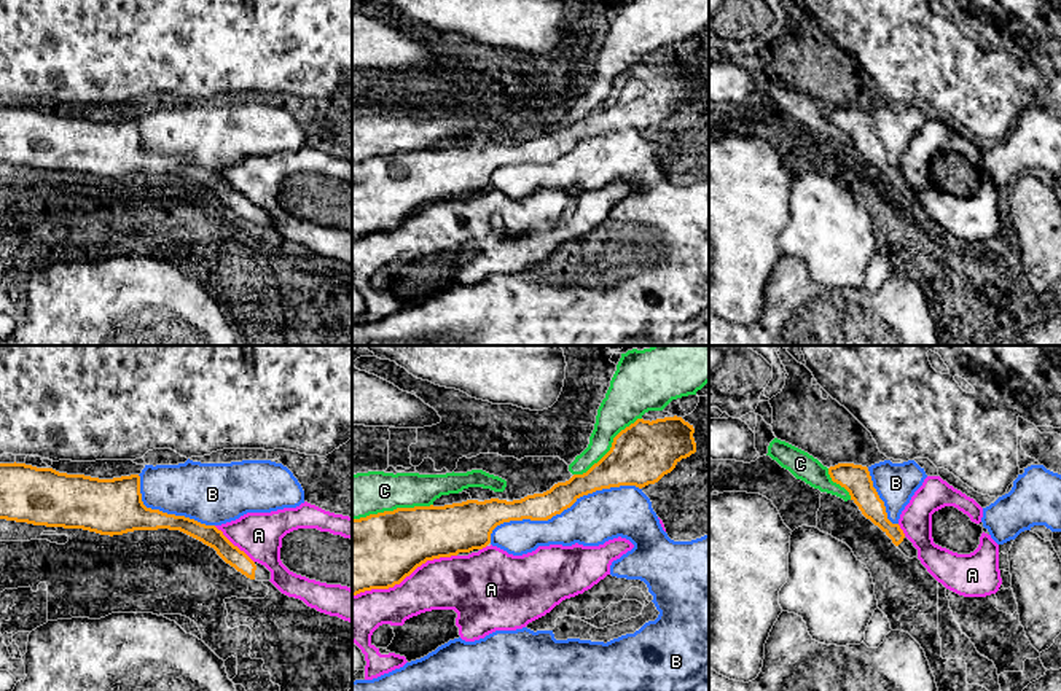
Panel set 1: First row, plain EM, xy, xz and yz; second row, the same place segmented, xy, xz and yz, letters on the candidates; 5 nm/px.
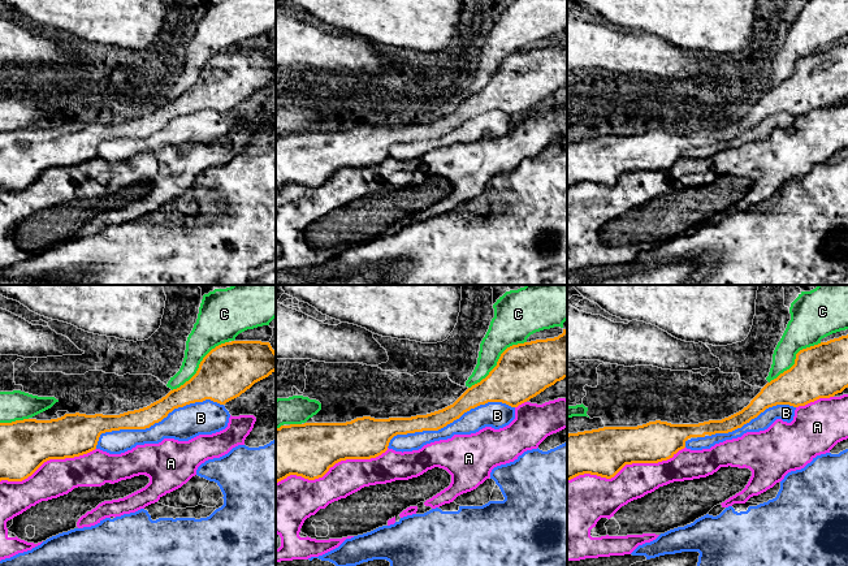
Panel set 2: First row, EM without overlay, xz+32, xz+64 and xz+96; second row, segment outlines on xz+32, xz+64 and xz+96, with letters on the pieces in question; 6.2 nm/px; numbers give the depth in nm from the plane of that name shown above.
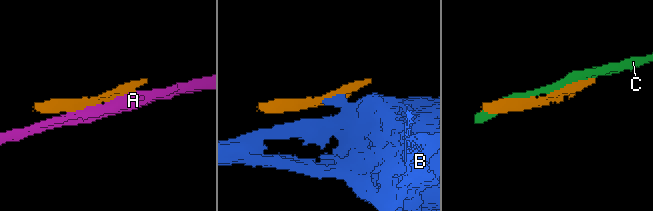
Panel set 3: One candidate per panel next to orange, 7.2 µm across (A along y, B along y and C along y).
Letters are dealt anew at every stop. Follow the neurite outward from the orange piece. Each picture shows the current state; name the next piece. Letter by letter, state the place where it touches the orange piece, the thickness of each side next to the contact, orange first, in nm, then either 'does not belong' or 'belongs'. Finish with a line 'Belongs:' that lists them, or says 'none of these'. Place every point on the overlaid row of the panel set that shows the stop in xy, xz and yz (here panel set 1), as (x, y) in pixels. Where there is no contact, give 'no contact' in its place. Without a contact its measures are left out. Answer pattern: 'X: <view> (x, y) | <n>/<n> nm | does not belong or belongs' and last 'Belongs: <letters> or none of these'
A: xz (403, 578) | 380/280 nm | does not belong
B: xz (561, 511) | 140/260 nm | does not belong
C: xz (394, 510) | 380/220 nm | does not belong
Belongs: none of these

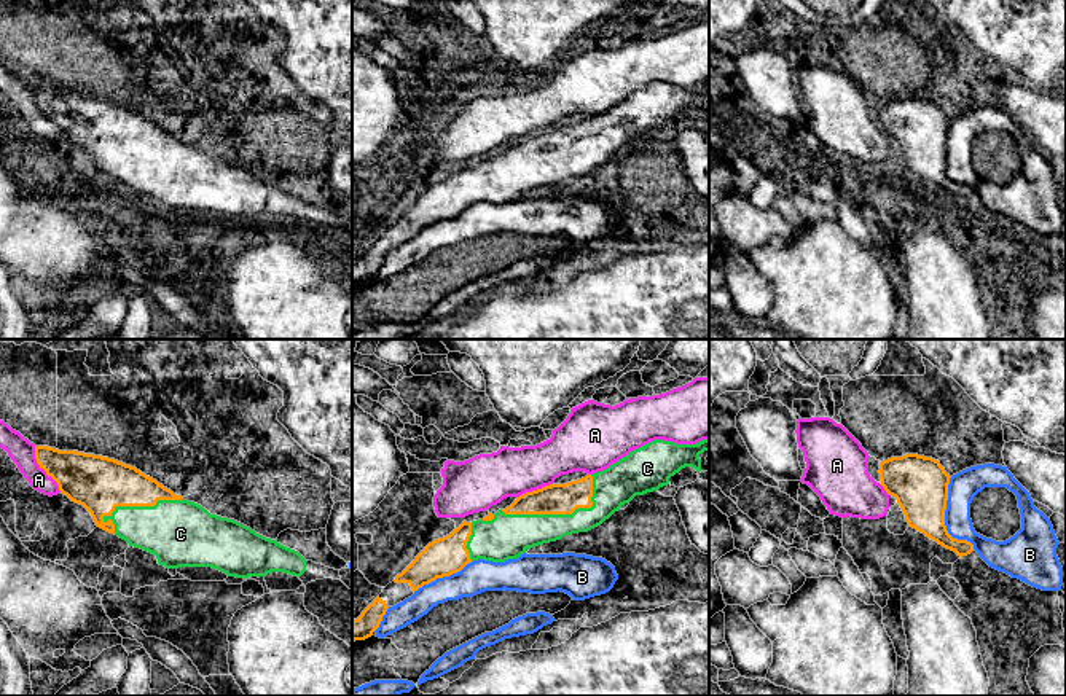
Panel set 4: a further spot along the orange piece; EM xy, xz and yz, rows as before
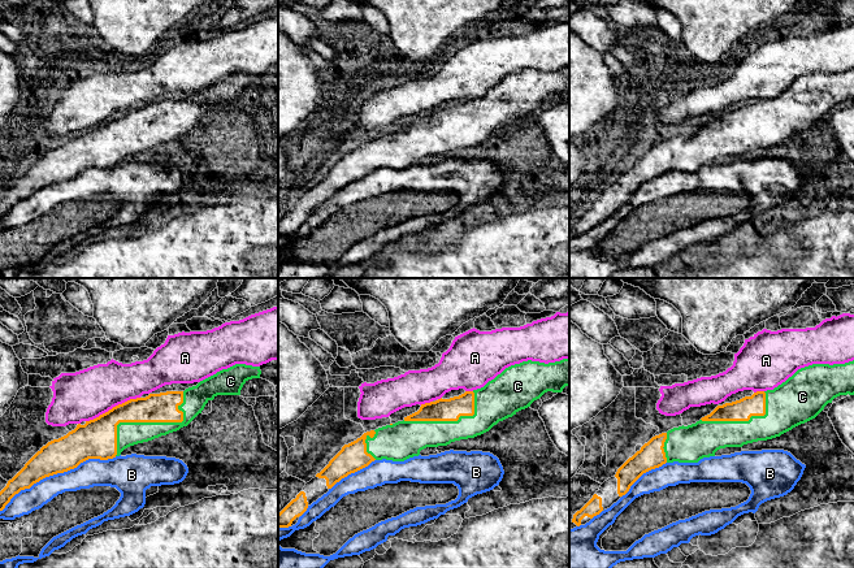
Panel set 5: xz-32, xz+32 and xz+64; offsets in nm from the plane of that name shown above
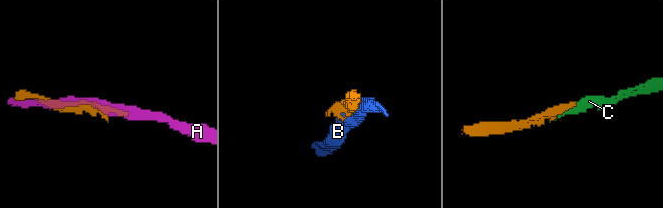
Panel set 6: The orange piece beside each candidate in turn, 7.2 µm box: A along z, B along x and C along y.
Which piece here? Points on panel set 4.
A: xy (42, 467) | 260/130 nm | does not belong
B: yz (944, 518) | 280/150 nm | does not belong
C: xz (560, 513) | 160/200 nm | belongs
Belongs: C

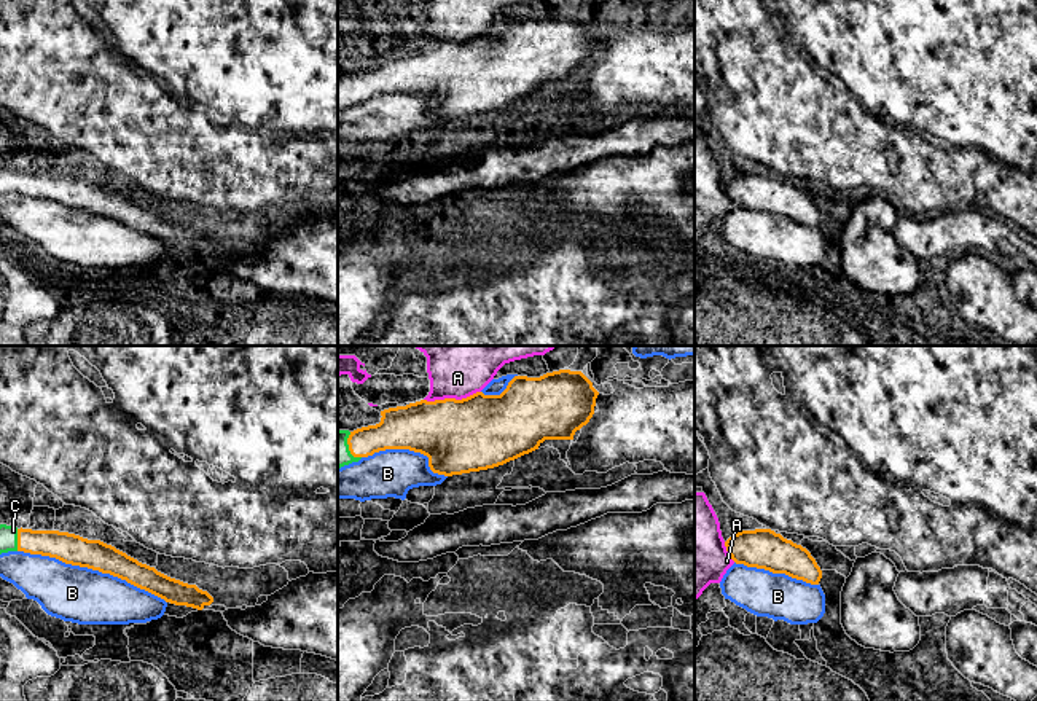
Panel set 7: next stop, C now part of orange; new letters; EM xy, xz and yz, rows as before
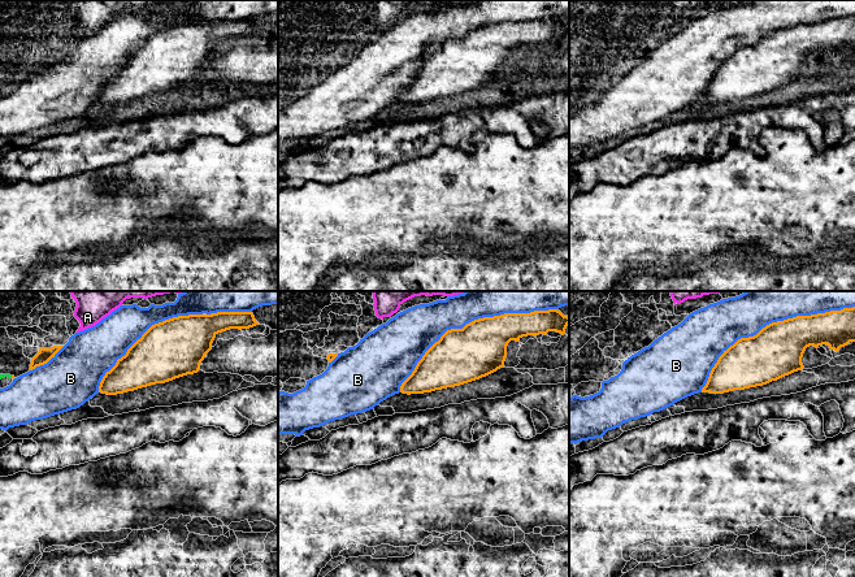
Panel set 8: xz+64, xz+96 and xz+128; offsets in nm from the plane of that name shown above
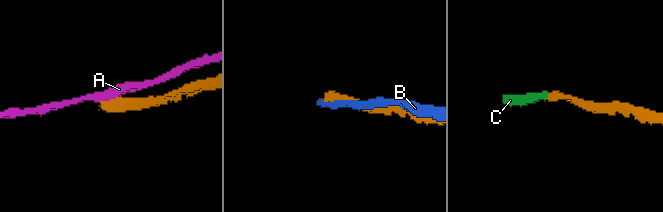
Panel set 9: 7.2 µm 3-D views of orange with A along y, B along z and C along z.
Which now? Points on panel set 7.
A: xz (451, 399) | 380/380 nm | does not belong
B: xy (93, 569) | 150/280 nm | does not belong
C: xy (18, 540) | 150/100 nm | belongs
Belongs: C

